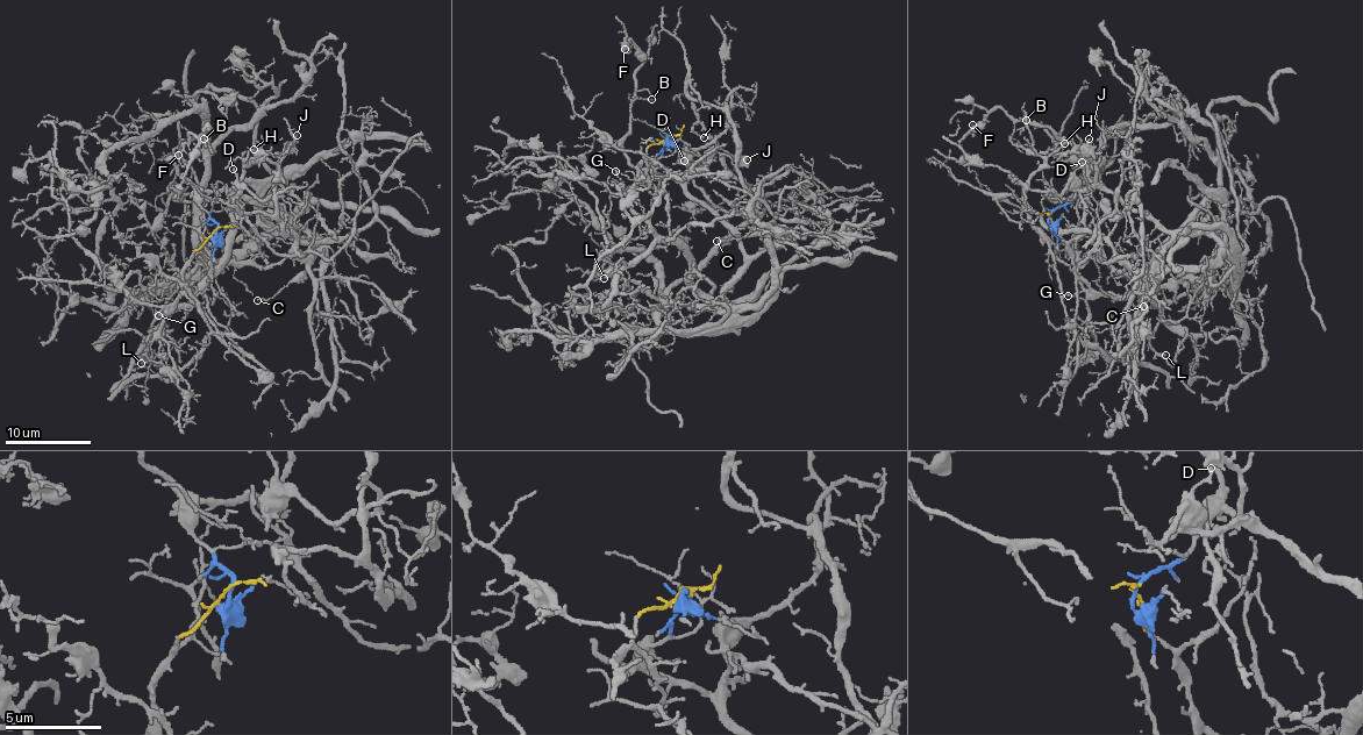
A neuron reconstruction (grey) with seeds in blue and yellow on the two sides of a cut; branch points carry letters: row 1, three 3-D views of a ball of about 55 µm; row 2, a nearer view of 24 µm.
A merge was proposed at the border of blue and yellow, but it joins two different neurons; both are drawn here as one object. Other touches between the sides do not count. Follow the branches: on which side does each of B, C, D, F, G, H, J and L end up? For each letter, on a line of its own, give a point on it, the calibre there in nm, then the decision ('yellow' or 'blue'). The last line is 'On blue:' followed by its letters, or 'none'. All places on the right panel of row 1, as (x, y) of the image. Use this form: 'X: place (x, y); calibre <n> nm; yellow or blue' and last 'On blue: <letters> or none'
B: place (1026, 120); calibre 120 nm; blue
C: place (1143, 306); calibre 90 nm; blue
D: place (1082, 162); calibre 180 nm; blue
F: place (972, 125); calibre 110 nm; blue
G: place (1068, 295); calibre 140 nm; yellow
H: place (1064, 143); calibre 120 nm; blue
J: place (1089, 138); calibre 160 nm; blue
L: place (1165, 355); calibre 120 nm; yellow
On blue: B, C, D, F, H, J

